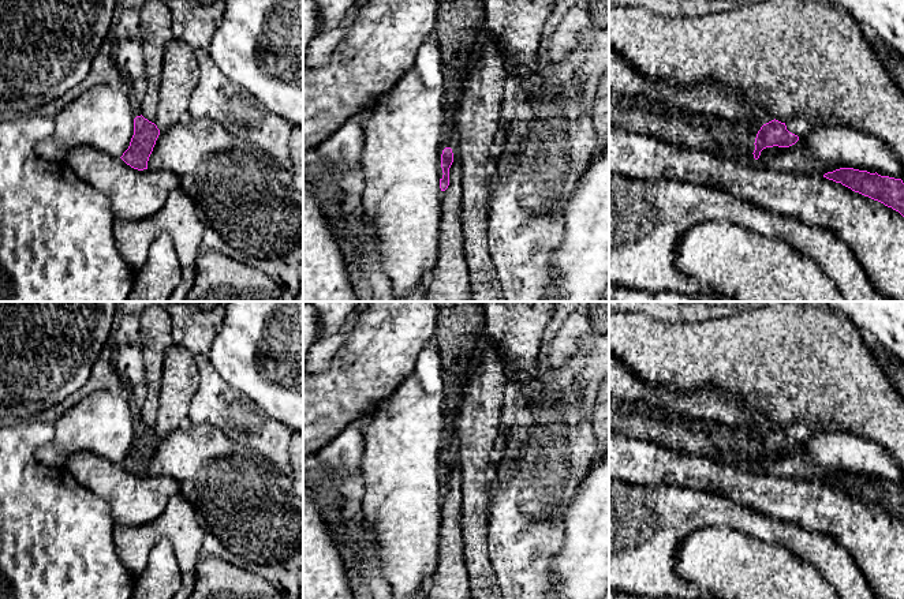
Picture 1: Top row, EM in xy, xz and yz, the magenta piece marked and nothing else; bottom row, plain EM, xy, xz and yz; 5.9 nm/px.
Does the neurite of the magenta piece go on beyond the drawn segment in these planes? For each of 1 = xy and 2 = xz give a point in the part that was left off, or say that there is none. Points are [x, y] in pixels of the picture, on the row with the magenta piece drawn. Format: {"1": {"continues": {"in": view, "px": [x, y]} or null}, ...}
{"1": {"continues": null}, "2": {"continues": null}}

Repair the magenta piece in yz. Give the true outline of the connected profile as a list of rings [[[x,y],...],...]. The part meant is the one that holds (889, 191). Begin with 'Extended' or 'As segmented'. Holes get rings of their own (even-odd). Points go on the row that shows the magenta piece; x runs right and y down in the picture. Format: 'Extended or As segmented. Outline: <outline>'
As segmented. Outline: [[[840,168],[828,172],[823,177],[841,183],[843,186],[884,203],[904,217],[904,183],[901,179],[881,176],[877,172]]]

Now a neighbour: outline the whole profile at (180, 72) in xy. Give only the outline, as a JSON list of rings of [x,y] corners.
[[[171,40],[164,50],[158,108],[156,121],[158,130],[188,117],[188,102],[199,79],[199,67],[194,50],[183,40]]]

